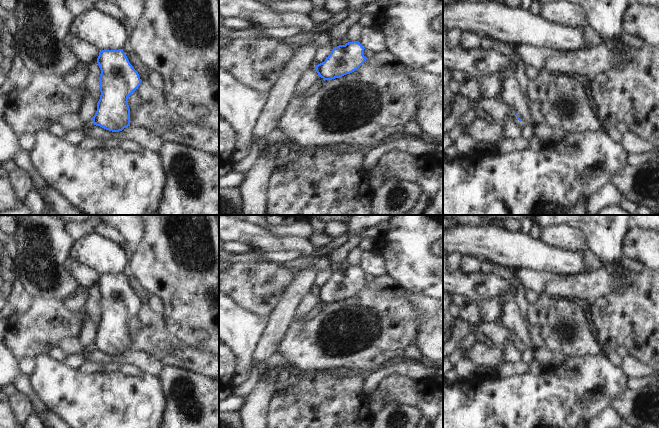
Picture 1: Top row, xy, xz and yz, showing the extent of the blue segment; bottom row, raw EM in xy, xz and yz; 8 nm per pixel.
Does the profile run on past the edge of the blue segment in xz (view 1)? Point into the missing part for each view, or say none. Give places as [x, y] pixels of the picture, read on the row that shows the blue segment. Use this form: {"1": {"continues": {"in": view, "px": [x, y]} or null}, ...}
{"1": {"continues": null}}

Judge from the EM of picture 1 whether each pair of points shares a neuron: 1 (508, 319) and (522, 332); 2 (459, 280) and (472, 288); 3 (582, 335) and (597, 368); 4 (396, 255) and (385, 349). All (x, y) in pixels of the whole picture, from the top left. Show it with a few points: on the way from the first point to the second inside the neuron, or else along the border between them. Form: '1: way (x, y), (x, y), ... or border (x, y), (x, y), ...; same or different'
1: way (511, 321), (519, 329); same
2: way (462, 283), (469, 285); same
3: border (603, 350), (596, 355), (568, 358); different
4: border (387, 273), (407, 290); different

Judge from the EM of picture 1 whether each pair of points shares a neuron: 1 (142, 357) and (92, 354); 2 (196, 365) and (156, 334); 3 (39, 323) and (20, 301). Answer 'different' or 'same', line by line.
1: same
2: same
3: different

